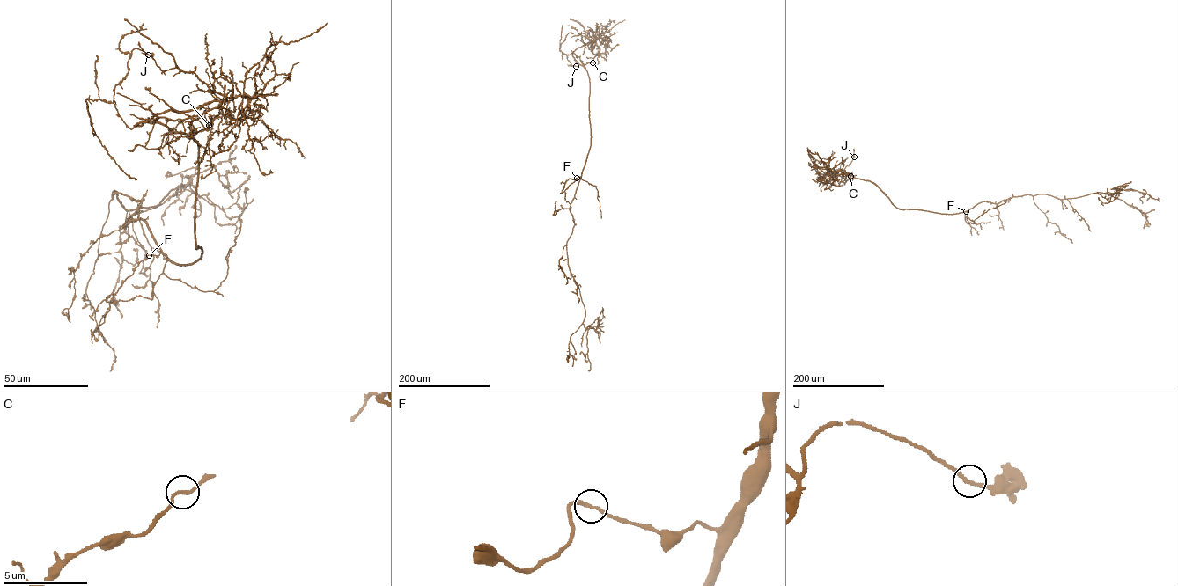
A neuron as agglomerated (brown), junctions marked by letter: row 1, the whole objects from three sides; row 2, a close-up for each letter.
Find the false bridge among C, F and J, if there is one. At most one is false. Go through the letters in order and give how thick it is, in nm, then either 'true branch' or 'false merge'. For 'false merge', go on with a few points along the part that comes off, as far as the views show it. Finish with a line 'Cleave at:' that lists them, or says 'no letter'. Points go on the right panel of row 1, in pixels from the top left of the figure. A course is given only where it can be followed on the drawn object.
C: 170 nm | true branch
F: 180 nm | true branch
J: 180 nm | true branch
Cleave at: no letter

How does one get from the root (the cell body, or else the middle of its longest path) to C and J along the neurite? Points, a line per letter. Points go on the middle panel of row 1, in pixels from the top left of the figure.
C: (580, 178), (591, 139), (590, 81), (583, 65), (592, 62)
J: (580, 178), (591, 142), (590, 81), (586, 69), (571, 53), (567, 55), (570, 64), (576, 66)

